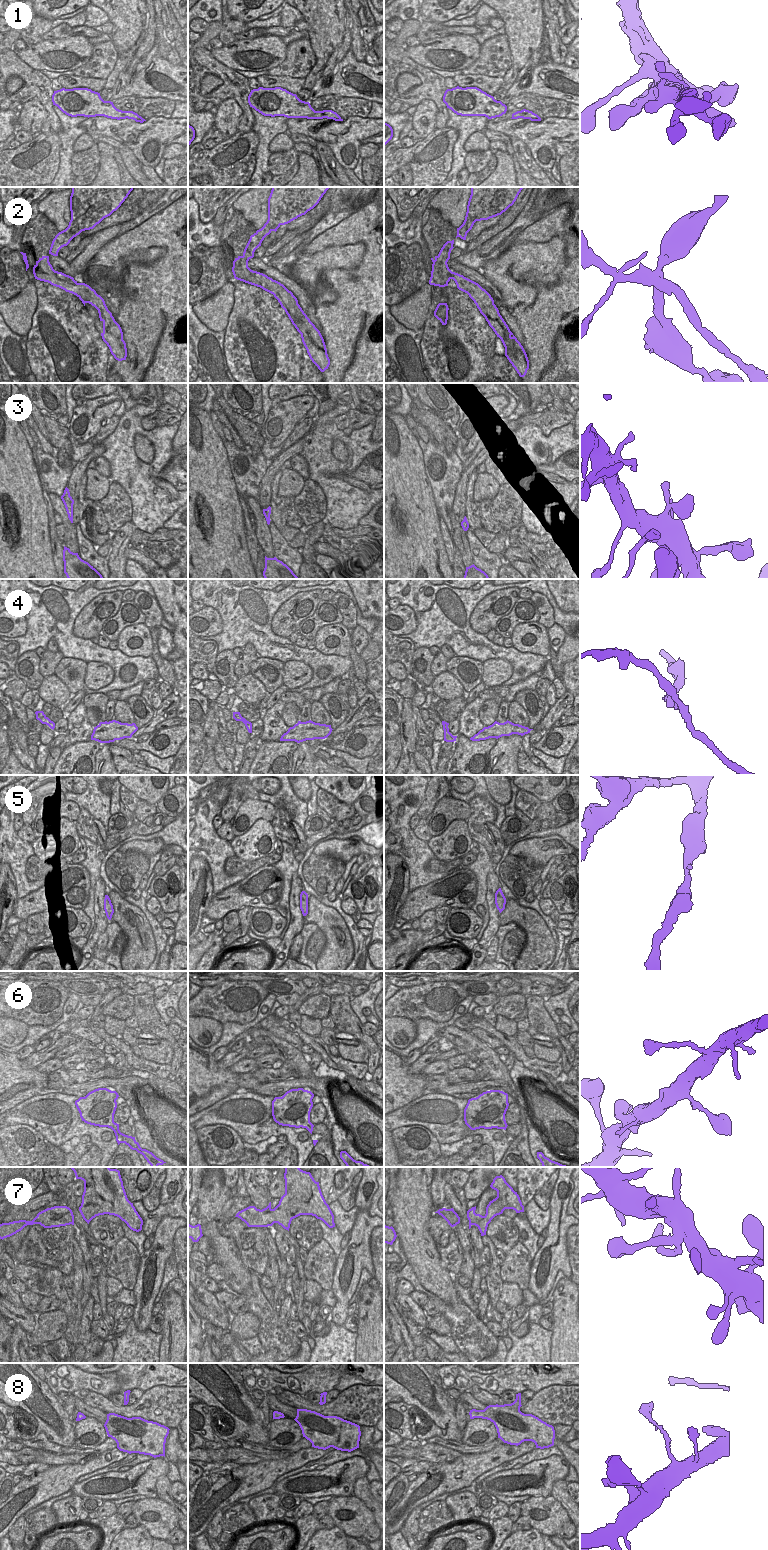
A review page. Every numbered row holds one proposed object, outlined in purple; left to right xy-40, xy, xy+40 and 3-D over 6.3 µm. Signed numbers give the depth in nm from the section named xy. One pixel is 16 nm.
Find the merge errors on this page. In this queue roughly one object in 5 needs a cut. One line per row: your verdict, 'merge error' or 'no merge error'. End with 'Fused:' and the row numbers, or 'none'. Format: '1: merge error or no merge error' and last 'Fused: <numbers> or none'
1: no merge error
2: merge error
3: no merge error
4: no merge error
5: no merge error
6: no merge error
7: no merge error
8: no merge error
Fused: 2

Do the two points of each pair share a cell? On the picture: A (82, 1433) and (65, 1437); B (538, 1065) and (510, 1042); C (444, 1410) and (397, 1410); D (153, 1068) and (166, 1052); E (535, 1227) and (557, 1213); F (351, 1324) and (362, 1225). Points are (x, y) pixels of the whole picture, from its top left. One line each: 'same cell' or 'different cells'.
A: different cells
B: same cell
C: different cells
D: different cells
E: different cells
F: different cells

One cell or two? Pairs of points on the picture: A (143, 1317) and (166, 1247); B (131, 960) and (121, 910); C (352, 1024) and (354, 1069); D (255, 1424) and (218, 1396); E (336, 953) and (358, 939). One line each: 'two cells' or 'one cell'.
A: one cell
B: one cell
C: two cells
D: one cell
E: two cells

